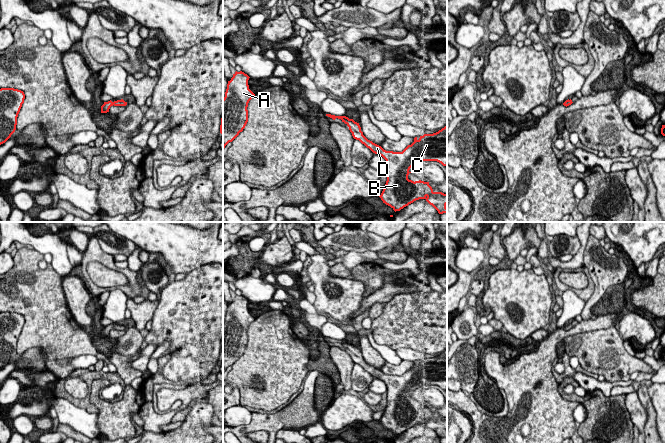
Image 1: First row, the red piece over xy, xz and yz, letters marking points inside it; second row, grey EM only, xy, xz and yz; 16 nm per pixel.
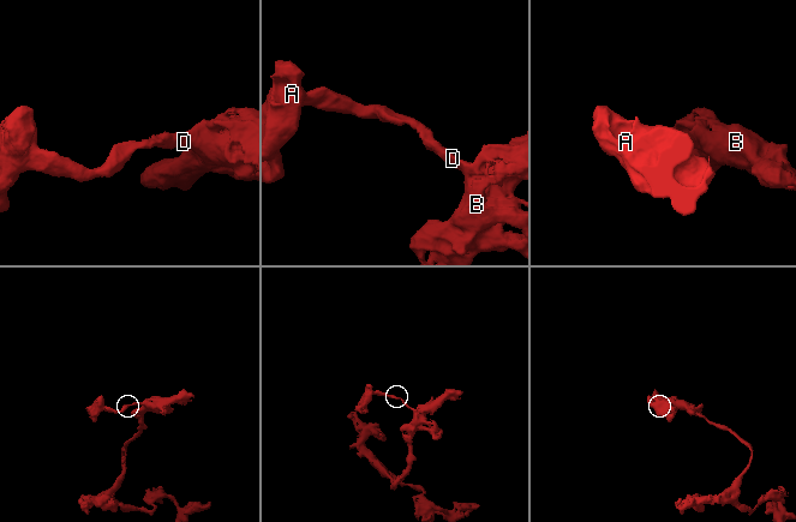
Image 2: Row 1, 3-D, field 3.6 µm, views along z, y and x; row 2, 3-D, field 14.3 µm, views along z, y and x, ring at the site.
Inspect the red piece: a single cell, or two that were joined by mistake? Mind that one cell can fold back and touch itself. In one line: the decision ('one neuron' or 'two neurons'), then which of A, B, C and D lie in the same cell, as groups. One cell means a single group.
one neuron; A B C D

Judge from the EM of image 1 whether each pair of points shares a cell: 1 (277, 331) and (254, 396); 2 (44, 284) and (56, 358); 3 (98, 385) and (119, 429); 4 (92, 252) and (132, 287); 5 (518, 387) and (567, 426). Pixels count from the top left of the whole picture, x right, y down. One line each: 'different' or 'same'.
1: same
2: same
3: same
4: same
5: same

